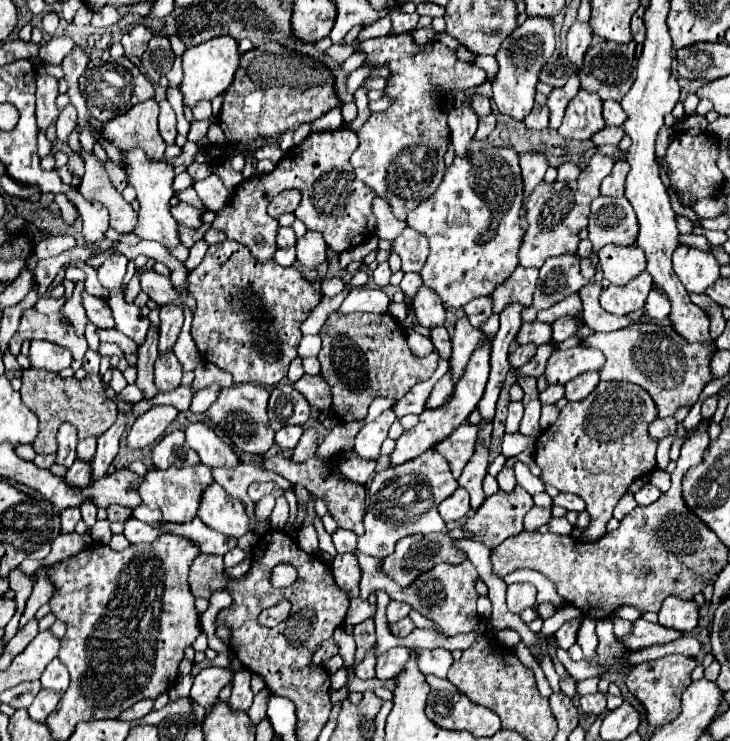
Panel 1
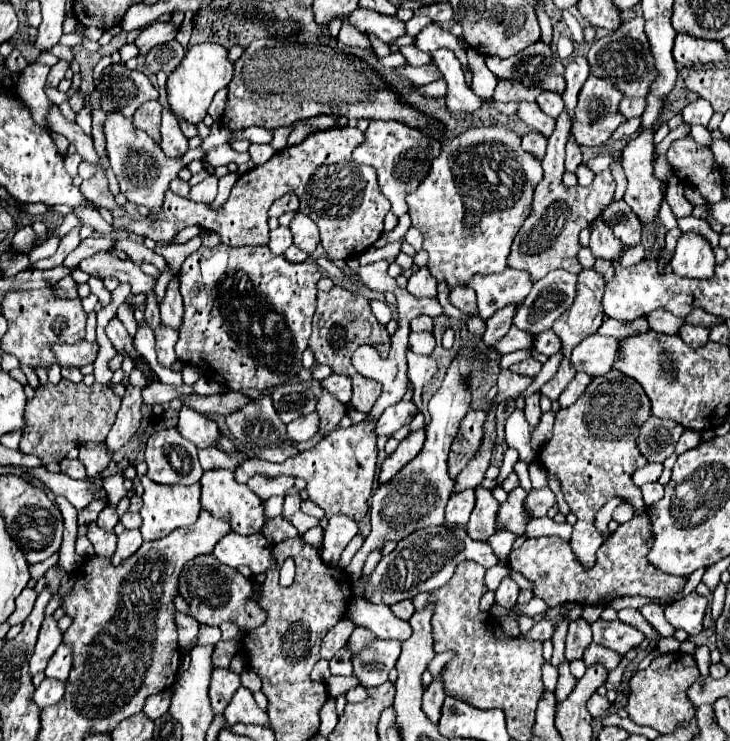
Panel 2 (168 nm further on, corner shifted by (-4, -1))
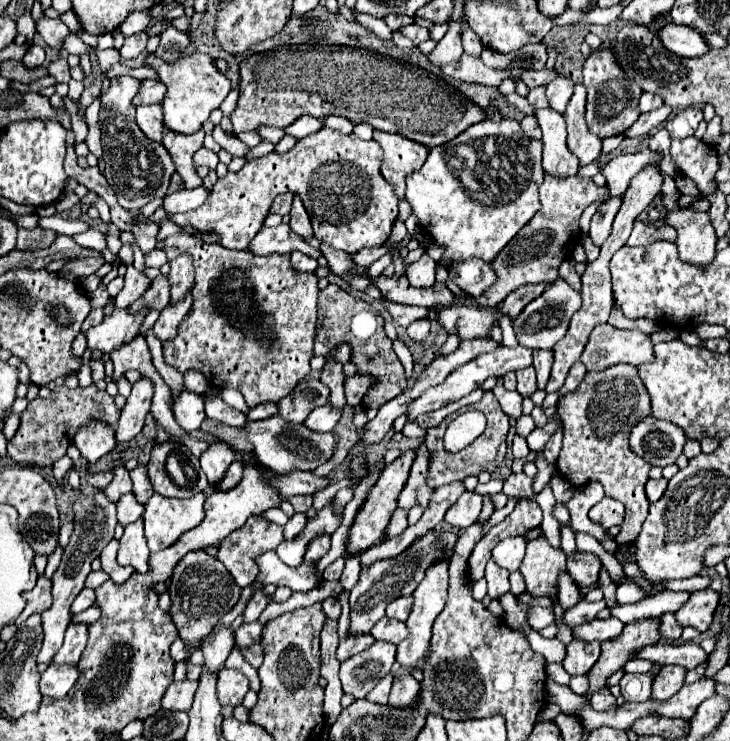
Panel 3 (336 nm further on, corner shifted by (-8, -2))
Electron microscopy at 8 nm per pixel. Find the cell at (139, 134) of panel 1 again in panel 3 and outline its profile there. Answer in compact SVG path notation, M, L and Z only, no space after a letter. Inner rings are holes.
M150 104L150 106L138 106L136 108L136 124L140 130L154 142L162 140L164 122L162 122L162 106Z

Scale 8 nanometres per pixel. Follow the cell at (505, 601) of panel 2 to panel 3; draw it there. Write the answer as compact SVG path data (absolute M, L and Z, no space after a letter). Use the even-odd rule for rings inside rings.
M488 560L486 564L486 582L488 582L488 594L492 598L500 598L510 590L508 570L500 568L494 560Z

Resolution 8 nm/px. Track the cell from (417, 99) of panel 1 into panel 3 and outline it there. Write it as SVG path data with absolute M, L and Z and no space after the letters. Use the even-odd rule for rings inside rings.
M374 130L374 140L384 150L384 162L382 162L382 176L384 180L394 188L396 196L404 200L406 190L406 176L424 164L428 156L428 148L422 144L416 144L404 136L378 132Z

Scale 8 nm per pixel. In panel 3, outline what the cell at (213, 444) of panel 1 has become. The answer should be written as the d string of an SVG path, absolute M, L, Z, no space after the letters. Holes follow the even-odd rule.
M182 388L178 396L172 396L172 414L176 416L176 422L180 424L182 430L194 432L200 428L202 420L206 418L204 398Z

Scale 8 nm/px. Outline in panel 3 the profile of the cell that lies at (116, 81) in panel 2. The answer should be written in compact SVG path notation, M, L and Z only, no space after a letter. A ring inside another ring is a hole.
M142 80L140 92L134 96L134 104L160 104L164 100L166 86L160 80Z

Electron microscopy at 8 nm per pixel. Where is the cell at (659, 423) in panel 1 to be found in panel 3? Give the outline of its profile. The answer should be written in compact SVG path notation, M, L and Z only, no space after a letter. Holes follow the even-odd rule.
M646 416L632 428L628 442L638 456L648 460L652 466L664 468L668 464L674 464L682 454L686 436L680 426L658 420L654 416Z

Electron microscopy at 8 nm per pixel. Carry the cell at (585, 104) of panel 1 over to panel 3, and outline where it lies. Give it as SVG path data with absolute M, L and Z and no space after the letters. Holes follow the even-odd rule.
M602 48L592 52L592 56L584 62L584 86L588 90L586 98L586 122L592 134L600 138L610 138L616 134L624 134L640 116L638 100L642 96L642 88L624 76L620 64L616 64L616 52L612 48Z

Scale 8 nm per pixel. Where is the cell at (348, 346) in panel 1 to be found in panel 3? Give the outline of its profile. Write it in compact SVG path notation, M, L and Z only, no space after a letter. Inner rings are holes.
M328 284L318 294L318 328L314 340L314 354L328 356L328 352L342 342L348 342L354 352L354 364L358 366L360 374L374 374L378 384L368 392L362 400L364 408L380 408L388 400L396 398L400 392L406 390L406 376L398 356L392 350L392 340L384 332L384 320L376 312L376 308L364 300L358 300L344 292L336 284Z

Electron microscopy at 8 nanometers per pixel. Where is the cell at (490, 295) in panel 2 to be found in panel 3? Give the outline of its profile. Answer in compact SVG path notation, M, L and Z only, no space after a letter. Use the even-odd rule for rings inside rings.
M462 260L460 264L452 264L452 268L448 268L448 278L470 296L480 296L496 282L494 270L484 260Z

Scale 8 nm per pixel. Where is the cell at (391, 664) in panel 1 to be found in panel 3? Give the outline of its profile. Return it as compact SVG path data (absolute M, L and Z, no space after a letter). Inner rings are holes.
M374 642L368 650L340 662L340 682L344 694L366 698L366 694L386 676L396 660L396 646Z

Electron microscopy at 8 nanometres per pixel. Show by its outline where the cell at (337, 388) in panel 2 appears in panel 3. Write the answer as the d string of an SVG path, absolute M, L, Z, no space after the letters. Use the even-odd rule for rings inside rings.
M356 374L356 376L346 378L346 384L344 384L344 388L346 388L346 402L350 406L358 406L362 402L362 398L366 396L366 392L370 388L374 388L374 384L376 384L376 378L374 376L366 376L366 374L364 376Z

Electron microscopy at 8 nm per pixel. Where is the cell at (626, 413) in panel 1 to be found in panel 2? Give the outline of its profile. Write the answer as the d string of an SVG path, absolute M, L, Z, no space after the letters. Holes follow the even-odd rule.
M612 369L608 375L594 377L586 393L572 407L556 413L554 435L538 453L546 471L560 481L564 499L578 517L570 543L574 555L586 567L594 565L596 551L604 541L604 535L594 527L598 509L614 495L622 497L638 511L646 507L642 495L630 493L630 489L634 489L632 473L648 463L636 447L636 435L650 415L650 399L640 383Z

